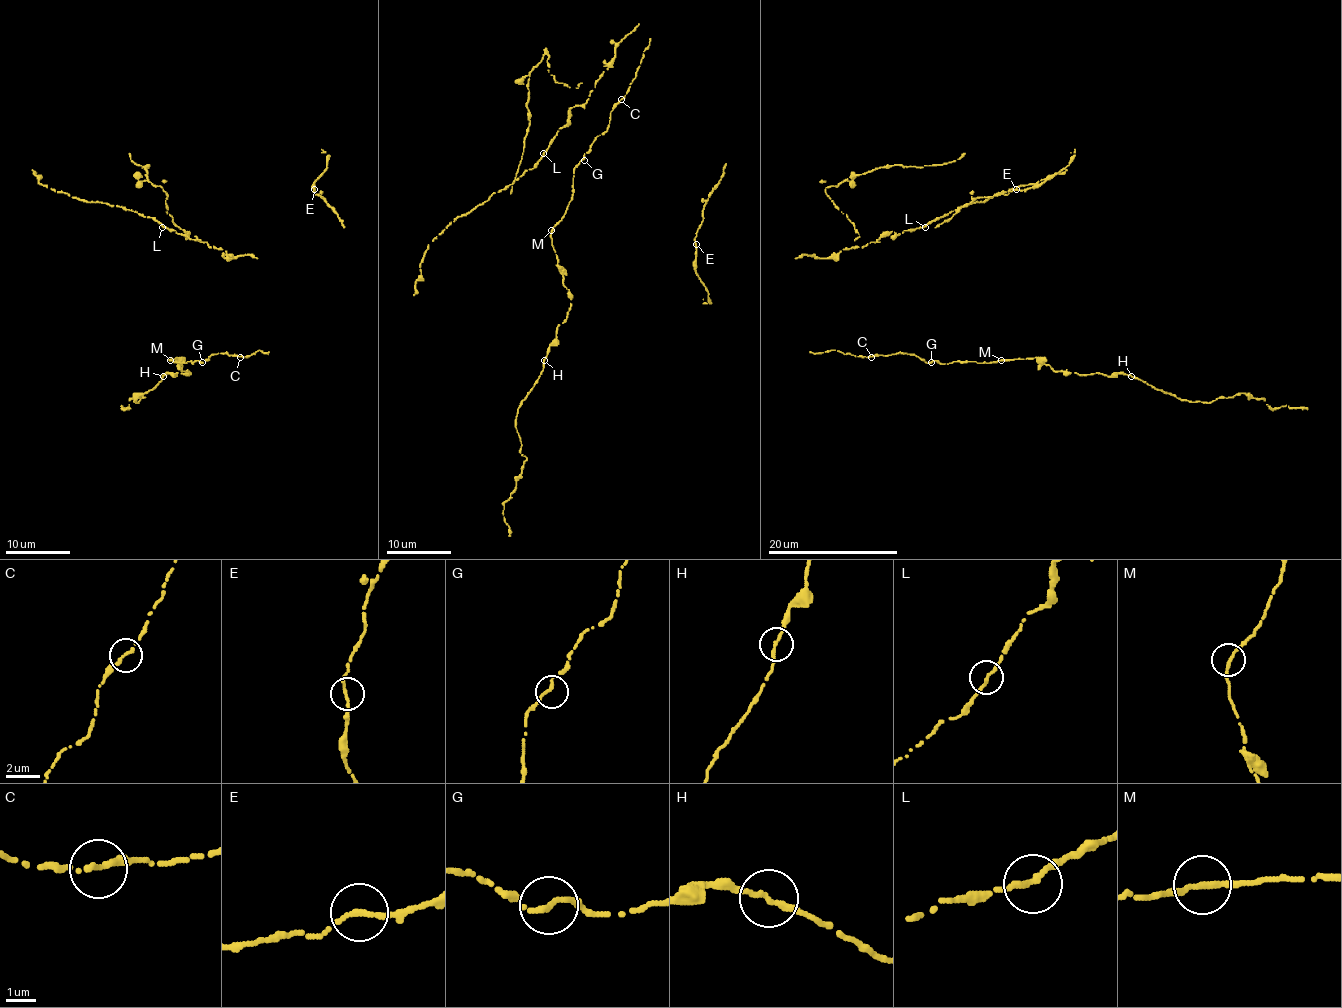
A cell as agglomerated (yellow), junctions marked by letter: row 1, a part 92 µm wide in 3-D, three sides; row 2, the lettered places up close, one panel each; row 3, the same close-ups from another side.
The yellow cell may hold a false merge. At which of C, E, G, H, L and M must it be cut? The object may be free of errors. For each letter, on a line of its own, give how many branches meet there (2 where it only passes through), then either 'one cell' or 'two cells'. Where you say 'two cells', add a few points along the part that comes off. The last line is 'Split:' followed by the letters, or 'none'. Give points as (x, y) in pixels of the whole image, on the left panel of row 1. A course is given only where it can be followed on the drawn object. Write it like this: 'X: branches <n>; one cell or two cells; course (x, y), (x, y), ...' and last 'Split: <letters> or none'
C: branches 2; one cell
E: branches 2; one cell
G: branches 2; one cell
H: branches 2; one cell
L: branches 2; one cell
M: branches 2; one cell
Split: none

